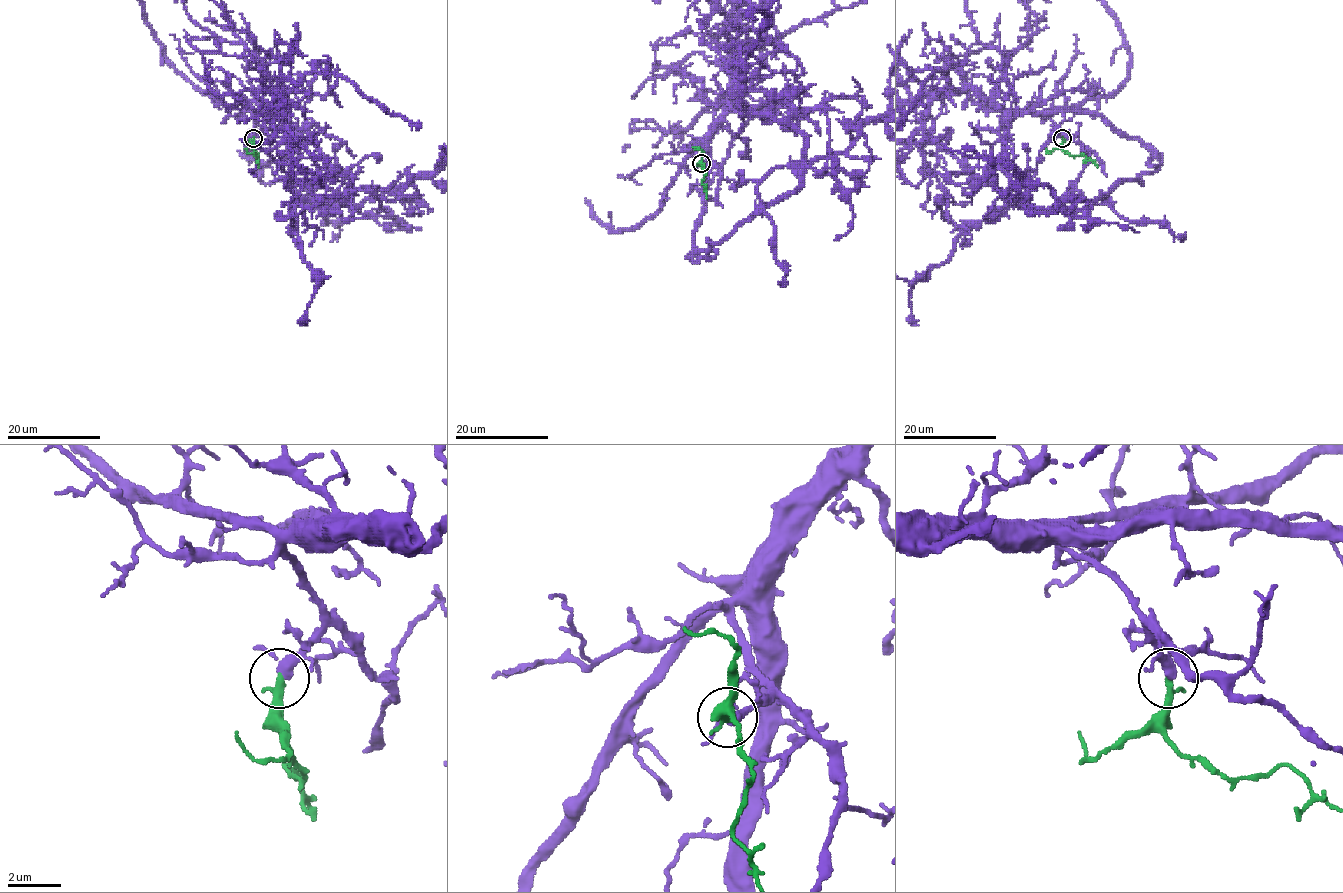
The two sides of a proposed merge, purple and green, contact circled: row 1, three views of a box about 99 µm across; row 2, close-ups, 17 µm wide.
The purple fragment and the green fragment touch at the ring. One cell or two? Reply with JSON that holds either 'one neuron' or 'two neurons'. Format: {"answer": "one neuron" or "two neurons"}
{"answer": "one neuron"}

